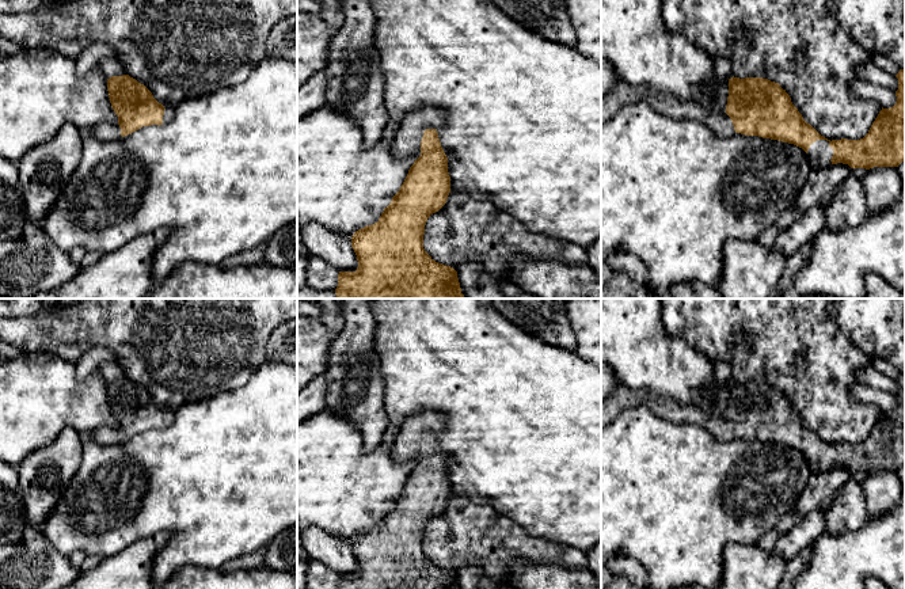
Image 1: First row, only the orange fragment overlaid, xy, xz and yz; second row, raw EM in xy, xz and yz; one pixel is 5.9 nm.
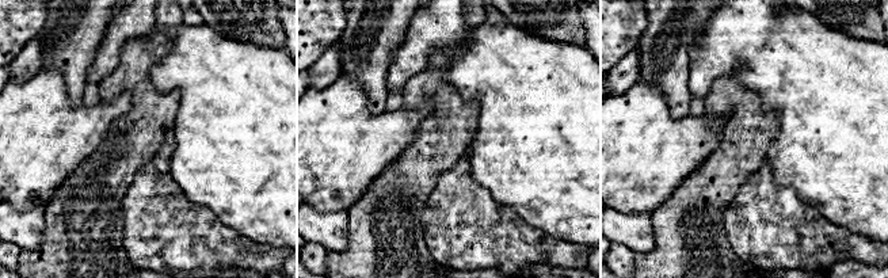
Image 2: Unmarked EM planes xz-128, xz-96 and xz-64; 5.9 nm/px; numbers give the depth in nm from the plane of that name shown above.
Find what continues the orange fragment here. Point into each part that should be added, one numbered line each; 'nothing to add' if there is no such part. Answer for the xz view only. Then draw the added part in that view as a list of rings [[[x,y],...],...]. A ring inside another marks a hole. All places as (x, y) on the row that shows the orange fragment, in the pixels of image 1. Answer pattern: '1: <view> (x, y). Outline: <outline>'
1: xz (407, 139). Outline: [[[422,106],[404,114],[391,144],[391,152],[398,159],[417,157],[426,129],[438,129],[445,113],[436,106]]]

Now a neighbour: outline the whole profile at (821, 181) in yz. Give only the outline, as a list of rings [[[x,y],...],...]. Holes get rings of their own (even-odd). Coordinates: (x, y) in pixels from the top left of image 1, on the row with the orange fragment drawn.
[[[837,163],[828,167],[813,168],[807,176],[806,185],[802,189],[794,208],[799,214],[803,214],[851,176],[852,168],[848,164]]]

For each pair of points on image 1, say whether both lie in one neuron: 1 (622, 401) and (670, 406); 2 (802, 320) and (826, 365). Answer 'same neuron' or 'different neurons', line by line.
1: same neuron
2: same neuron

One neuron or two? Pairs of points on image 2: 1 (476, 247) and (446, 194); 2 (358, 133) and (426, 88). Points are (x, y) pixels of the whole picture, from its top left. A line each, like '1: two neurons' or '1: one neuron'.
1: one neuron
2: two neurons

